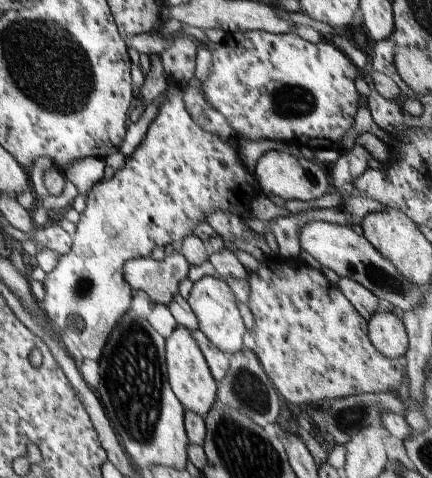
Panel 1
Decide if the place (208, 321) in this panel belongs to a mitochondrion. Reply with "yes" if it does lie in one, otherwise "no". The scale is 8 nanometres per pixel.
no

